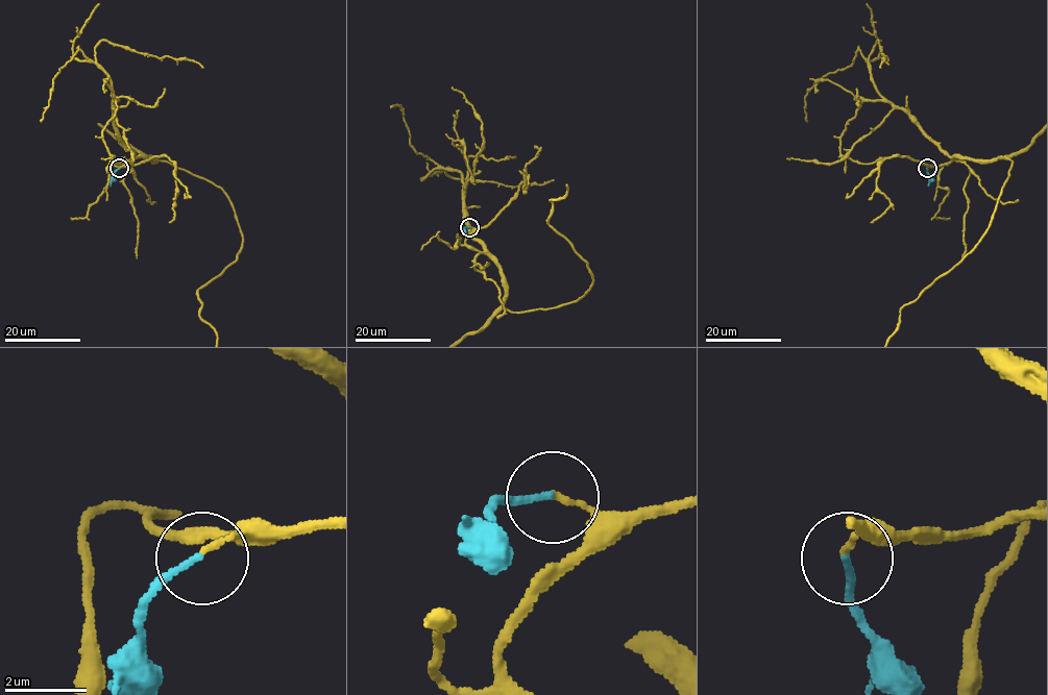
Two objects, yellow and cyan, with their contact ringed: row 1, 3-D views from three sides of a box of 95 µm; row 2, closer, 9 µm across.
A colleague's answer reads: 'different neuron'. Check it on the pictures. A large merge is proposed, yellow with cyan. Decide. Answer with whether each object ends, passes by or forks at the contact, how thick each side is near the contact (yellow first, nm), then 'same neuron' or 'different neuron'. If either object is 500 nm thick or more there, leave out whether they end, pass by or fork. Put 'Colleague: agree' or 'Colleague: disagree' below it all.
yellow ends | cyan ends | 120/140 nm | different neuron
Colleague: agree

